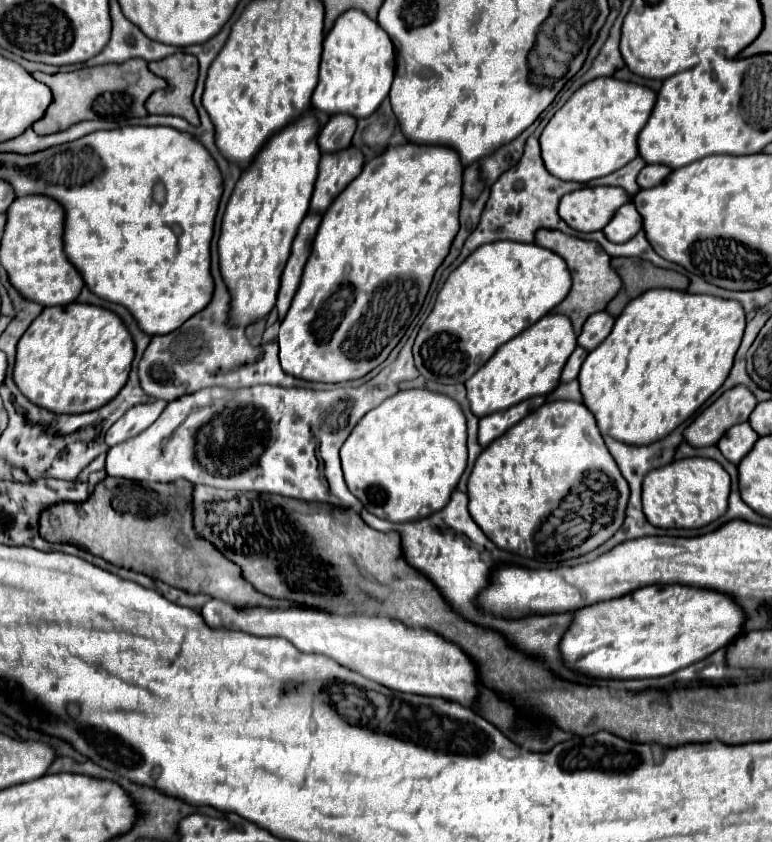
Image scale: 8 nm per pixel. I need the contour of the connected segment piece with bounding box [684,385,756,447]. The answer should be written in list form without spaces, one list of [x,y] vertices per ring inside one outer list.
[[[744,385],[728,389],[684,429],[684,441],[692,447],[716,445],[732,425],[748,421],[754,407],[756,397]]]

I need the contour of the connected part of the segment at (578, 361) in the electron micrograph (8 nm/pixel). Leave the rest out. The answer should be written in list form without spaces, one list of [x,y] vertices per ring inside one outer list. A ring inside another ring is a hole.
[[[576,347],[576,349],[574,349],[574,353],[570,355],[570,359],[568,359],[568,363],[564,365],[564,371],[562,371],[562,381],[564,381],[564,383],[574,381],[574,379],[578,377],[580,367],[582,367],[582,363],[584,363],[586,355],[588,355],[588,351],[586,351],[586,349],[580,349],[580,347]]]

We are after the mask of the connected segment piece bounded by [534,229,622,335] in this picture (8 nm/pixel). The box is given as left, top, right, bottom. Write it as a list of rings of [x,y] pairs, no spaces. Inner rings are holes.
[[[538,229],[534,243],[554,251],[556,255],[560,255],[566,261],[566,265],[572,273],[572,289],[566,295],[566,299],[552,309],[552,313],[566,315],[572,321],[574,331],[580,335],[584,321],[592,313],[602,311],[606,307],[606,303],[618,293],[618,289],[622,285],[620,277],[610,267],[610,255],[596,241],[584,241],[578,237],[570,237],[570,235],[564,235],[562,231],[556,231],[556,229]]]

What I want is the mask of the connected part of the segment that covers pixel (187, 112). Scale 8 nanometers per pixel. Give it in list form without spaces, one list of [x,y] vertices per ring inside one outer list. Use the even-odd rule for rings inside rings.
[[[176,53],[176,55],[170,55],[170,57],[164,57],[160,61],[152,61],[148,63],[149,69],[157,76],[167,80],[168,87],[164,91],[158,91],[154,93],[148,103],[146,103],[146,109],[150,113],[158,113],[158,115],[178,115],[182,119],[186,119],[188,123],[192,125],[200,125],[198,121],[198,113],[196,113],[196,107],[192,105],[192,93],[194,93],[194,87],[196,87],[196,79],[198,79],[198,61],[194,55],[182,55],[182,53]]]

